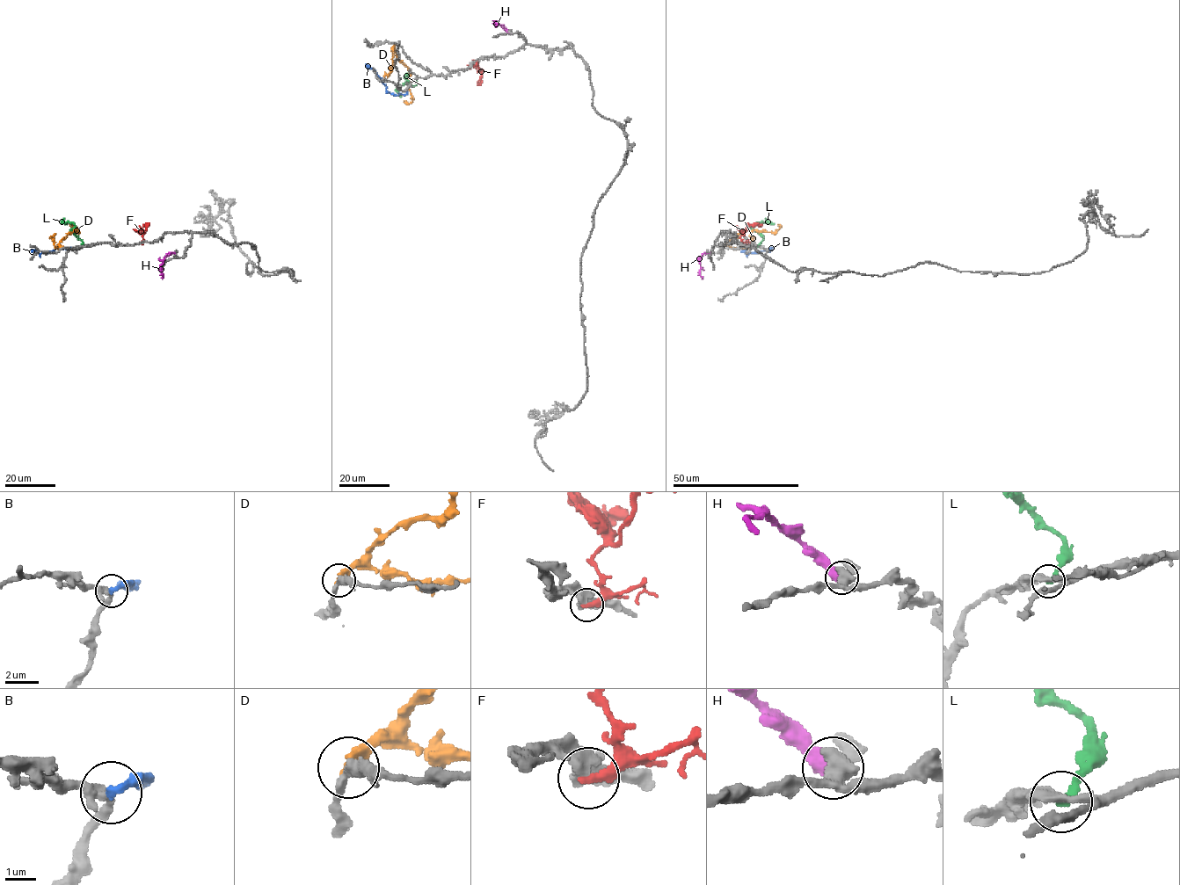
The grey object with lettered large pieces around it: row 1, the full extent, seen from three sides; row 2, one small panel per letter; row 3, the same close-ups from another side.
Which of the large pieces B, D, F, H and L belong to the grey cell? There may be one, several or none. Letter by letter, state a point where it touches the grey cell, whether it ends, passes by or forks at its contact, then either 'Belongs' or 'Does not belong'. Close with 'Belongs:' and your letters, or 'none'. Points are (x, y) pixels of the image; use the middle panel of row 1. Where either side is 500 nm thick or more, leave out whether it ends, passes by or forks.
B: Touches grey at (406, 91). It ends there. Does not belong
D: Touches grey at (396, 43). Does not belong
F: Touches grey at (477, 62). It ends there. Does not belong
H: Touches grey at (509, 32). Does not belong
L: Touches grey at (414, 80). It ends there. Does not belong
Belongs: none

